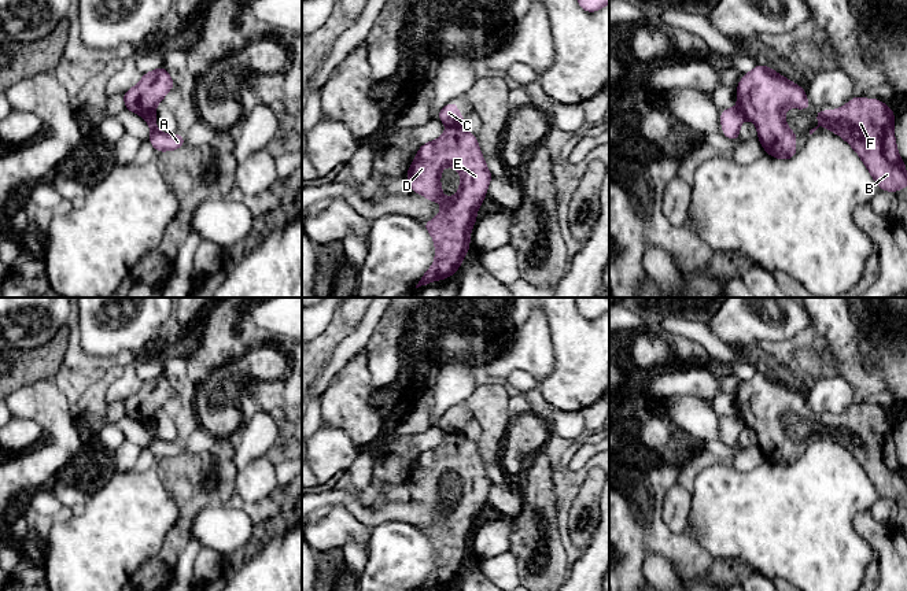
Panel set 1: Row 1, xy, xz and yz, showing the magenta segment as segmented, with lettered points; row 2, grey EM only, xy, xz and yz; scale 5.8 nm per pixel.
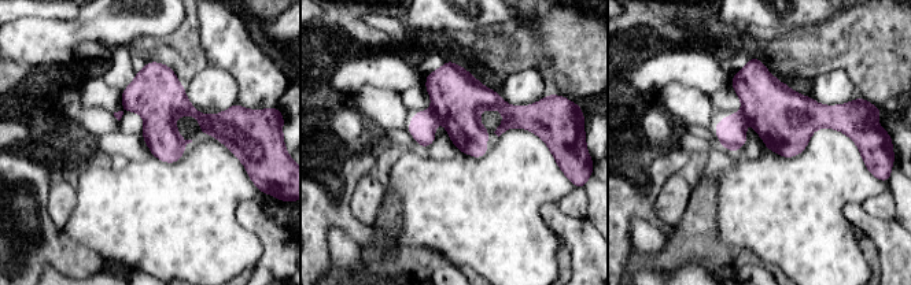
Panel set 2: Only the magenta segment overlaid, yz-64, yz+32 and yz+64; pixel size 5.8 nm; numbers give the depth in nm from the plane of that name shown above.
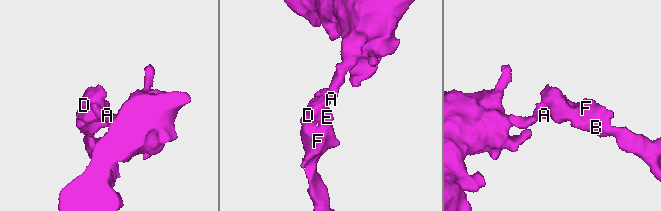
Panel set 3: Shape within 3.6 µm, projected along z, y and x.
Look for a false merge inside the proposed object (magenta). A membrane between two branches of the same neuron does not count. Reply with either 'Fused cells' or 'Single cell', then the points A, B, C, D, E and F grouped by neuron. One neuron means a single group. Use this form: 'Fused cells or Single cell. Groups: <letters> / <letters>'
Fused cells. Groups: A C / B D E F

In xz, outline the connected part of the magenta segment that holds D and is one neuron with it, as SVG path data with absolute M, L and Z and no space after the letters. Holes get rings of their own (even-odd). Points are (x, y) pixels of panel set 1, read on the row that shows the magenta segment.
M449 125L442 137L423 144L408 170L414 193L443 203L434 221L421 222L435 241L435 263L416 288L457 273L471 248L471 230L478 208L486 199L493 174L478 145L478 137L460 125ZM453 166L461 176L458 192L446 199L440 188L440 170Z

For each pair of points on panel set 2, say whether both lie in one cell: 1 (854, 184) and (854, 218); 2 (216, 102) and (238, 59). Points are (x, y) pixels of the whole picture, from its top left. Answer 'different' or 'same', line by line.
1: different
2: different

